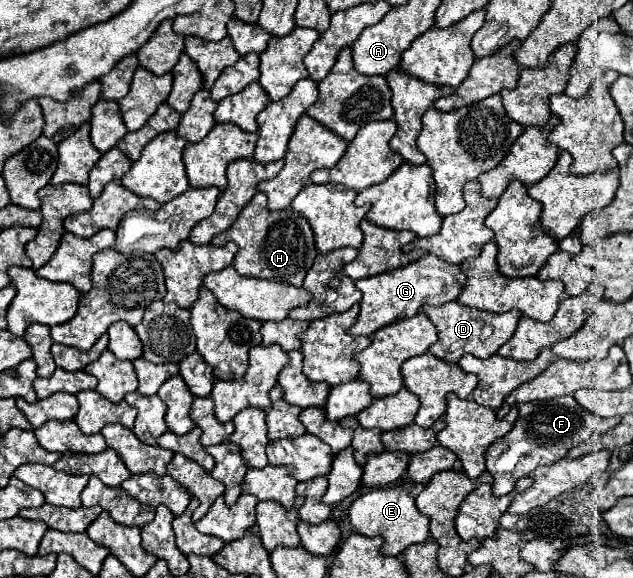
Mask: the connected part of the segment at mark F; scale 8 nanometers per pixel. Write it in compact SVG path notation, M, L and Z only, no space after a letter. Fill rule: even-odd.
M561 396L537 404L519 404L519 420L515 428L485 450L487 472L493 476L493 494L509 494L519 478L529 476L539 466L553 464L565 458L565 454L573 446L589 440L593 434L603 434L613 426L613 420L605 420L593 416L591 412L585 412L585 408L581 408L573 396Z

